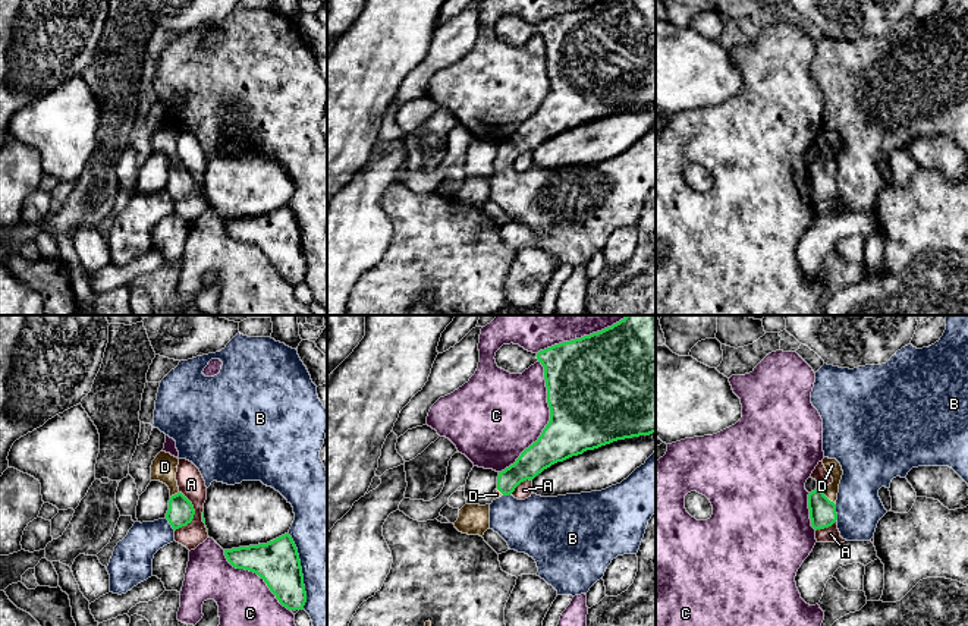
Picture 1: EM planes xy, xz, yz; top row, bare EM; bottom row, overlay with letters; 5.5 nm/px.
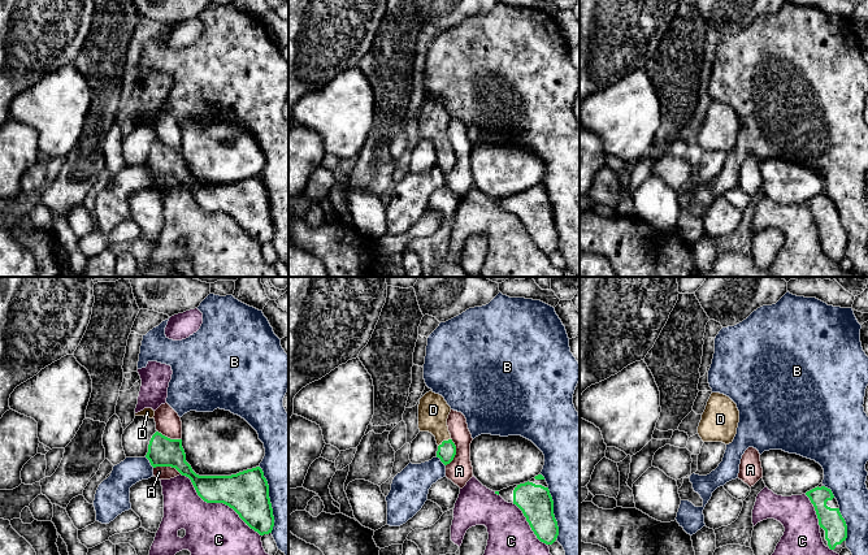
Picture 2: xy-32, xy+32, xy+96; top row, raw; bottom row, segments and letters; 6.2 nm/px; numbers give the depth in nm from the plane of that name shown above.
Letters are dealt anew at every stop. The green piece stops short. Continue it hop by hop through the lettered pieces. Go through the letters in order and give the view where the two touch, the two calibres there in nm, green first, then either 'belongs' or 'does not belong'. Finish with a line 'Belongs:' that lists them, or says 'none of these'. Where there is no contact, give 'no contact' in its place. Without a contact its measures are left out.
A: xy | 150/150 nm | does not belong
B: xy | 240/360 nm | does not belong
C: xz | 480/440 nm | does not belong
D: yz | 140/80 nm | belongs
Belongs: D

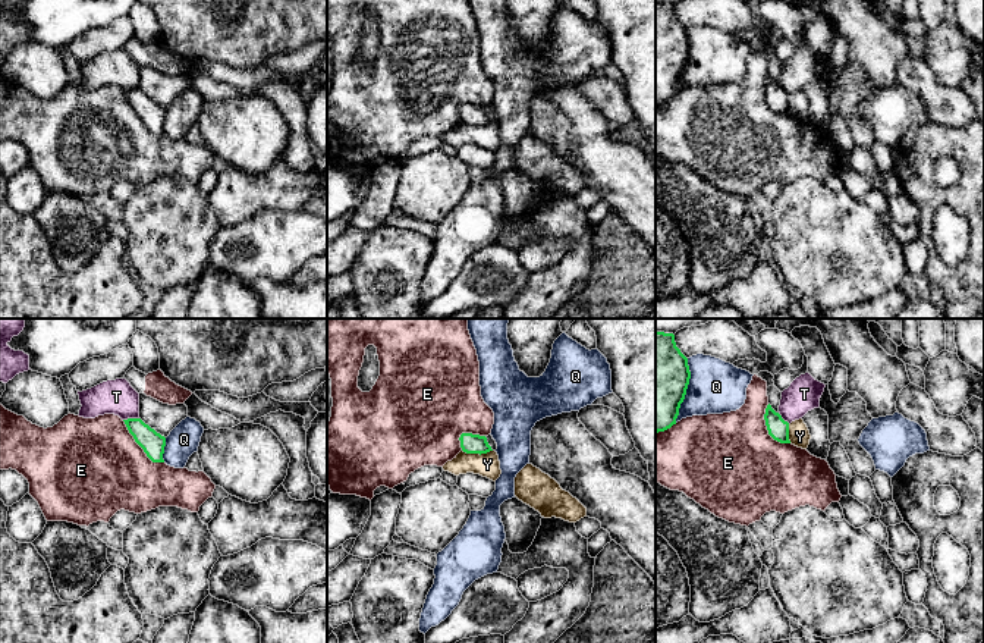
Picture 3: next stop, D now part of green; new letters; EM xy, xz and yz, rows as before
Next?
E: xy | 130/480 nm | does not belong
Q: yz | 360/300 nm | does not belong
T: xy | 130/190 nm | does not belong
Y: xz | 110/130 nm | does not belong
Belongs: none of these

